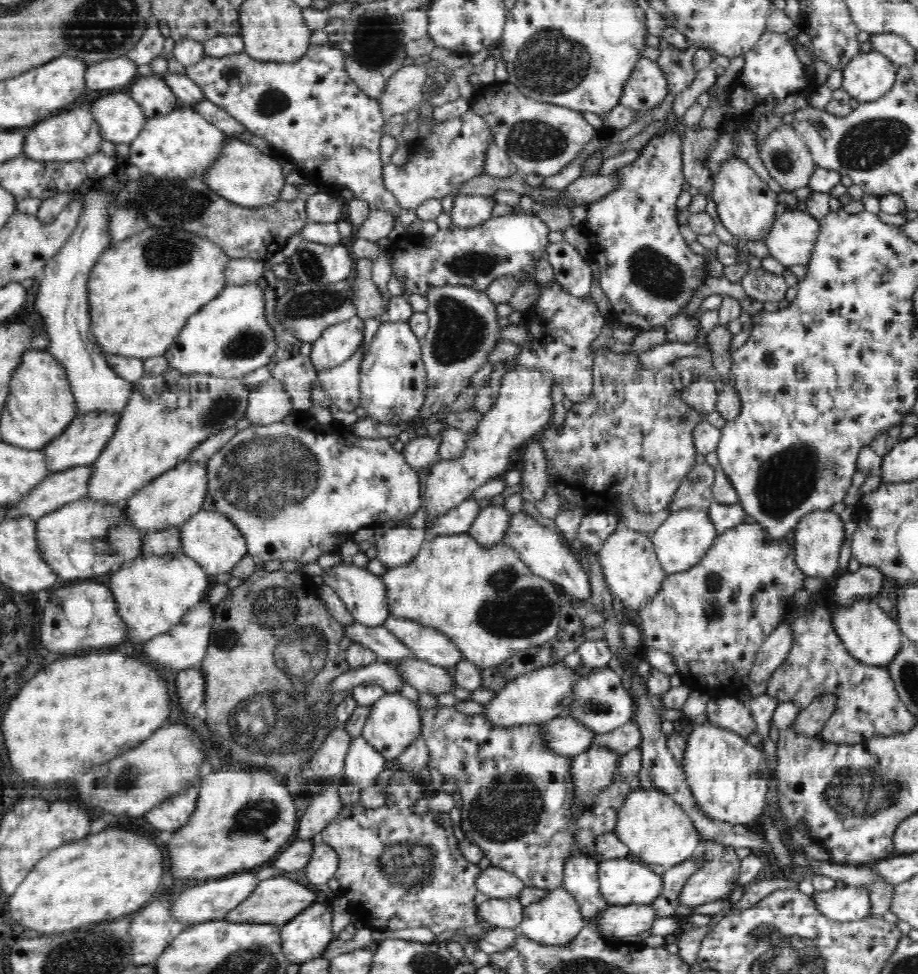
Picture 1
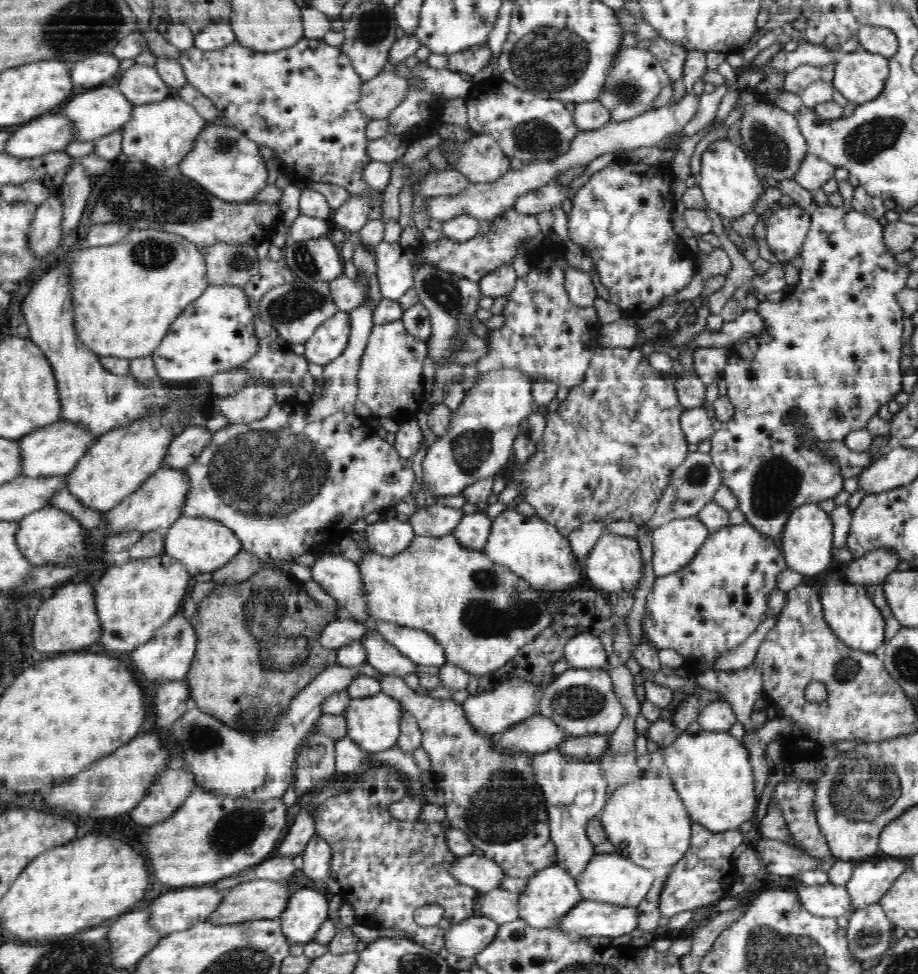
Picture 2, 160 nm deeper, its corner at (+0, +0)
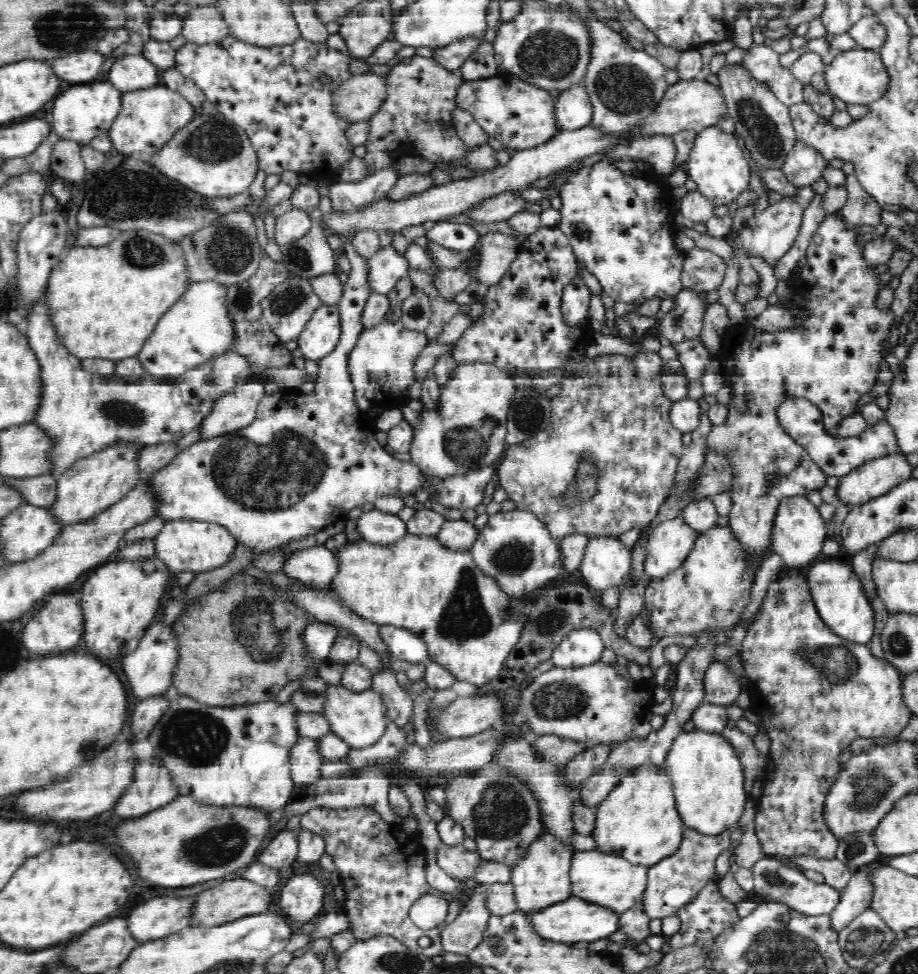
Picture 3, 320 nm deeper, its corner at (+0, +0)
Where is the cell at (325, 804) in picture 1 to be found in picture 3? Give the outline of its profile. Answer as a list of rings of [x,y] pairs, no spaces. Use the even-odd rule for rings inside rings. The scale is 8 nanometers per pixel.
[[[287,829],[280,831],[266,846],[266,850],[262,851],[258,862],[281,871],[288,871],[292,862],[297,860],[297,832]]]

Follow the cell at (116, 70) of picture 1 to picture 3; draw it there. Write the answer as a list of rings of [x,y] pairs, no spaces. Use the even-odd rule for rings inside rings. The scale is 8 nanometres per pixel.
[[[88,49],[66,57],[50,59],[49,62],[54,66],[54,71],[62,82],[80,84],[80,82],[96,80],[102,60],[104,56],[97,50]]]

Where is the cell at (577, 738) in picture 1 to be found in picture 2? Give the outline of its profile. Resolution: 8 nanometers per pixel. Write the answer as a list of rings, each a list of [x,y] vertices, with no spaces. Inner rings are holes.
[[[539,715],[522,722],[521,725],[506,729],[504,733],[494,735],[494,741],[498,749],[532,754],[557,750],[557,746],[561,745],[566,737],[570,737],[570,734],[566,734],[556,722]]]

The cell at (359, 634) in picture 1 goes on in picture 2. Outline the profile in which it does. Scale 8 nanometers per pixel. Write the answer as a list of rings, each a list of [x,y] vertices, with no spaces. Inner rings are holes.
[[[338,618],[329,622],[325,630],[322,630],[320,643],[325,650],[338,649],[348,643],[360,641],[367,635],[367,625],[351,618]]]

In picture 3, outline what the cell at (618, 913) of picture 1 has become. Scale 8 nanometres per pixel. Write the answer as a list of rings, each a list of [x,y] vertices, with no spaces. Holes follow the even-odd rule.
[[[574,896],[550,906],[550,908],[546,908],[546,910],[525,913],[525,915],[528,918],[532,918],[532,925],[538,935],[554,942],[576,943],[586,941],[590,943],[598,939],[608,939],[618,931],[619,915],[616,911]]]

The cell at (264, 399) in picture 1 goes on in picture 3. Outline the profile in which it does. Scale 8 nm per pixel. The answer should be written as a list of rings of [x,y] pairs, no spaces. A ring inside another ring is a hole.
[[[255,378],[240,383],[236,390],[219,398],[199,426],[199,440],[231,435],[248,426],[254,420],[258,405],[265,396],[264,385],[262,378]]]

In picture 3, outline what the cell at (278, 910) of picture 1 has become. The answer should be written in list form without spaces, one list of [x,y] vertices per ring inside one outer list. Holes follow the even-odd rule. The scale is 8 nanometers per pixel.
[[[239,877],[238,880],[224,882],[224,884],[212,884],[210,888],[204,888],[194,897],[197,898],[197,902],[190,925],[200,927],[223,925],[237,918],[266,913],[272,902],[272,894],[266,890],[266,886],[250,882],[242,877]]]

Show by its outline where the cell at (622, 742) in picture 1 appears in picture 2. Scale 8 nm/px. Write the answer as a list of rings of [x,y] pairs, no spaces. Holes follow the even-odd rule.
[[[594,734],[584,736],[570,736],[557,746],[557,751],[564,756],[580,759],[598,758],[607,747],[611,734]]]

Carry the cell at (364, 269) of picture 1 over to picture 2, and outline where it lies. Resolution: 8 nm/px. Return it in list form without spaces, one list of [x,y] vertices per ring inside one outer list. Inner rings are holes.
[[[344,274],[329,282],[329,290],[340,312],[348,314],[360,308],[360,304],[366,302],[364,298],[368,294],[368,286],[365,286],[362,277],[353,280]]]

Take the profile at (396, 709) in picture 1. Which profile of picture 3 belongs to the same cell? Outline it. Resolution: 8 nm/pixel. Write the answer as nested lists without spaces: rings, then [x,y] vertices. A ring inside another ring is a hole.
[[[328,684],[326,700],[321,714],[328,721],[330,731],[336,733],[352,748],[364,748],[376,744],[388,726],[388,710],[381,694],[371,689],[364,692],[352,692],[339,684]]]

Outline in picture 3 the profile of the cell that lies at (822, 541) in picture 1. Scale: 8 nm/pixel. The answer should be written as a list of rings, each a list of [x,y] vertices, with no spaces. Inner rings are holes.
[[[790,497],[782,500],[782,504],[778,505],[776,522],[773,526],[773,534],[771,540],[772,550],[776,554],[780,554],[782,560],[789,567],[798,568],[798,566],[808,566],[814,564],[816,556],[822,550],[822,544],[826,540],[828,526],[824,526],[825,518],[819,513],[818,508],[808,499],[804,497]]]

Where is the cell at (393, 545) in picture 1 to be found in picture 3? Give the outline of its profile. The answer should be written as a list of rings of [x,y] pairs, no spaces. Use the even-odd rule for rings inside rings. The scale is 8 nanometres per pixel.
[[[376,508],[364,509],[356,521],[361,538],[383,548],[396,544],[408,533],[407,524],[398,515],[384,513]]]

